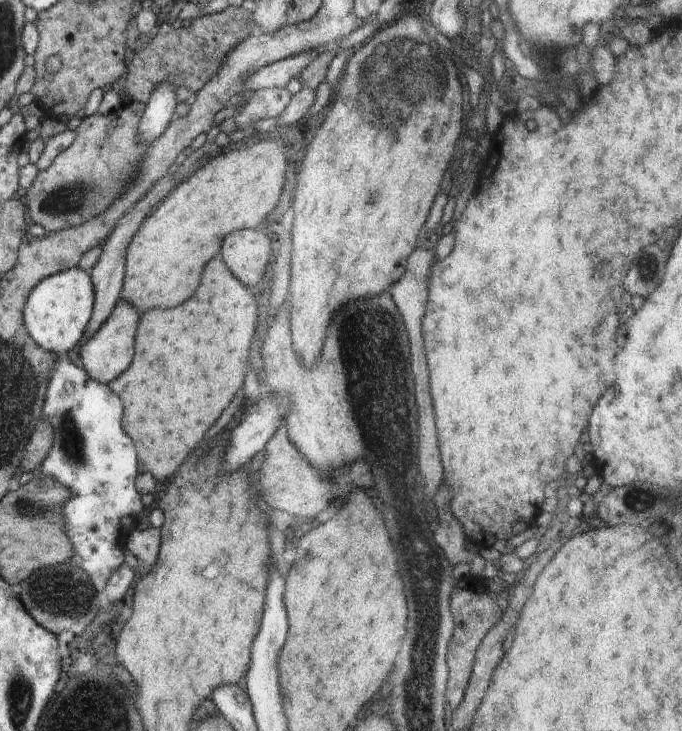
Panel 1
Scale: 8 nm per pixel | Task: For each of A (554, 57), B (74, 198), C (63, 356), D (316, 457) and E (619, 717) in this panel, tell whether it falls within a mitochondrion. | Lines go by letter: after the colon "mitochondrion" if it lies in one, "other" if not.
A: mitochondrion
B: mitochondrion
C: other
D: other
E: other

